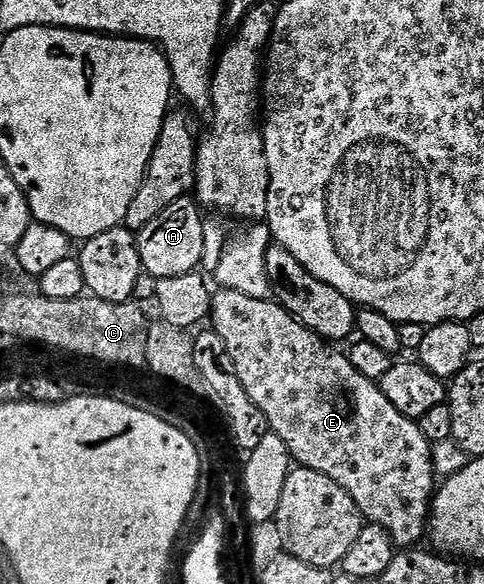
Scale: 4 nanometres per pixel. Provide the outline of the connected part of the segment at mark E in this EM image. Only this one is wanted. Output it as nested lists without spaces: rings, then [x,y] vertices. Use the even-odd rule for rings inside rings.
[[[218,290],[213,296],[211,327],[212,330],[219,333],[219,337],[223,337],[223,345],[227,345],[227,353],[230,363],[233,364],[233,371],[239,377],[239,381],[243,381],[243,389],[247,389],[247,397],[251,397],[251,401],[255,401],[255,405],[259,405],[259,409],[263,409],[263,413],[269,422],[270,432],[278,435],[283,441],[283,445],[287,445],[292,462],[307,469],[315,469],[315,473],[323,473],[334,479],[339,485],[343,485],[343,489],[347,489],[347,493],[351,493],[355,505],[359,505],[362,516],[372,526],[384,529],[392,537],[398,548],[416,548],[420,544],[417,542],[424,535],[426,538],[427,520],[431,515],[431,504],[435,488],[439,483],[438,476],[433,470],[433,449],[427,441],[427,437],[423,437],[420,422],[416,419],[403,417],[403,413],[399,413],[399,409],[395,409],[395,405],[391,405],[391,401],[387,401],[387,397],[382,393],[380,386],[374,380],[363,377],[363,373],[359,373],[359,369],[355,369],[355,365],[351,365],[349,356],[344,350],[332,351],[329,348],[332,346],[326,340],[316,335],[314,331],[308,331],[286,307],[282,307],[276,301],[247,297],[247,293]]]

